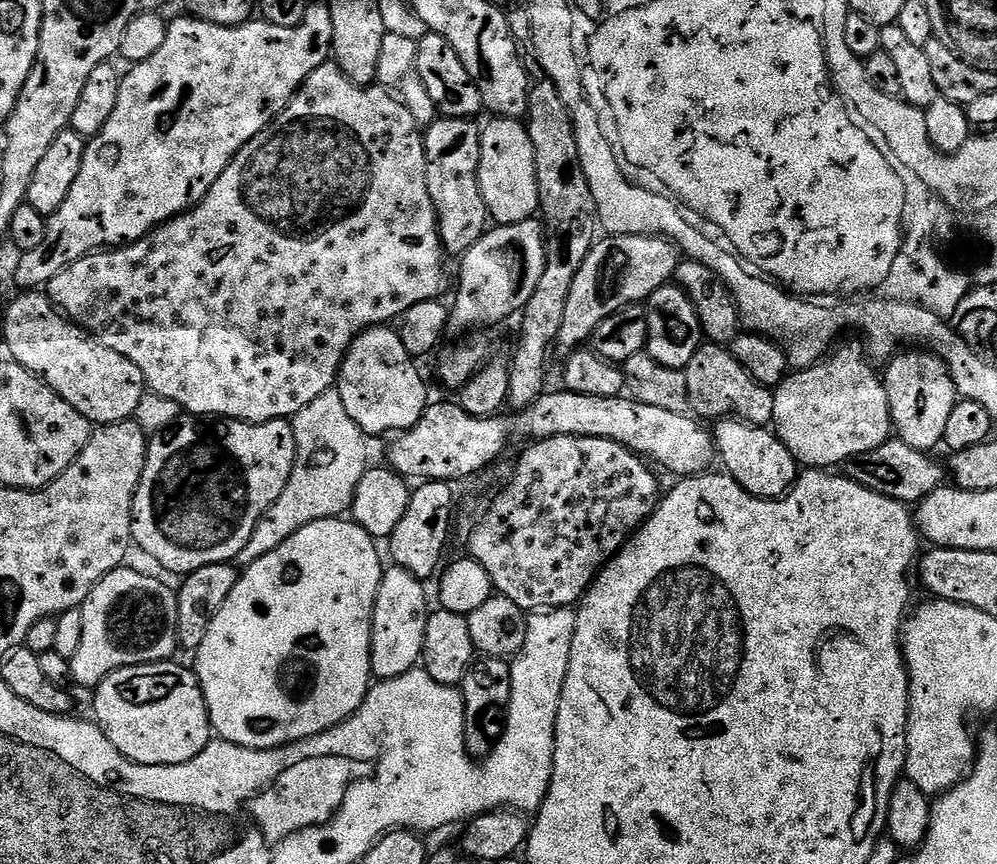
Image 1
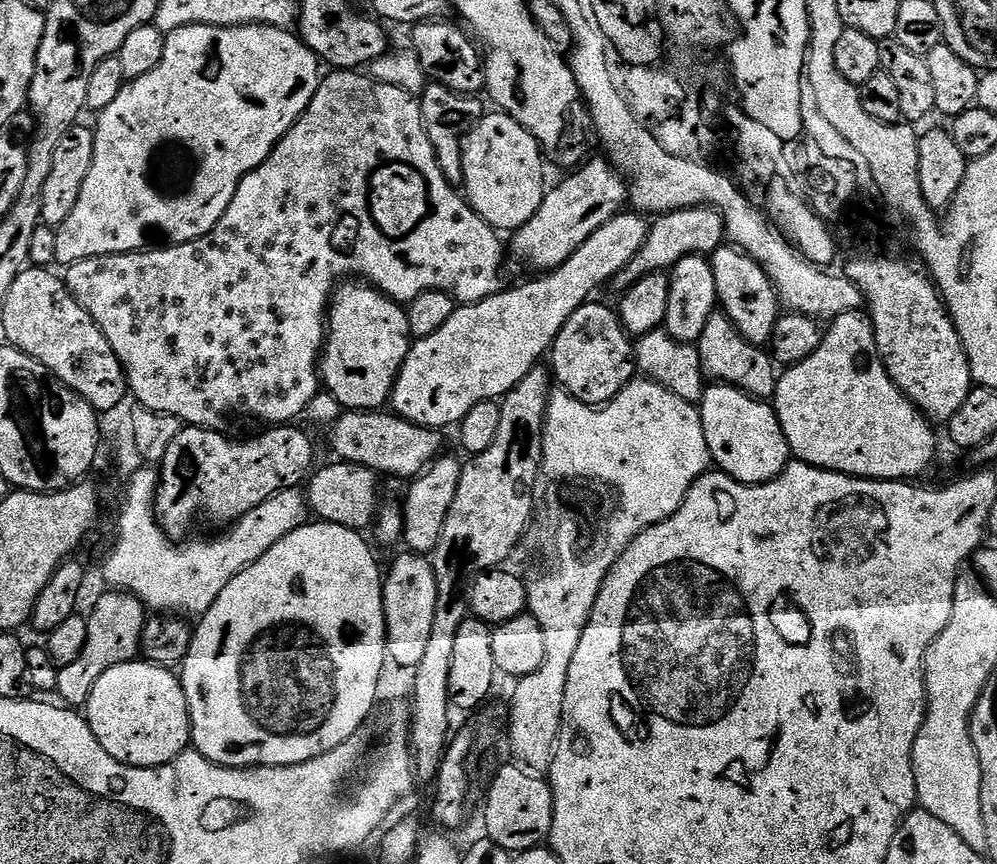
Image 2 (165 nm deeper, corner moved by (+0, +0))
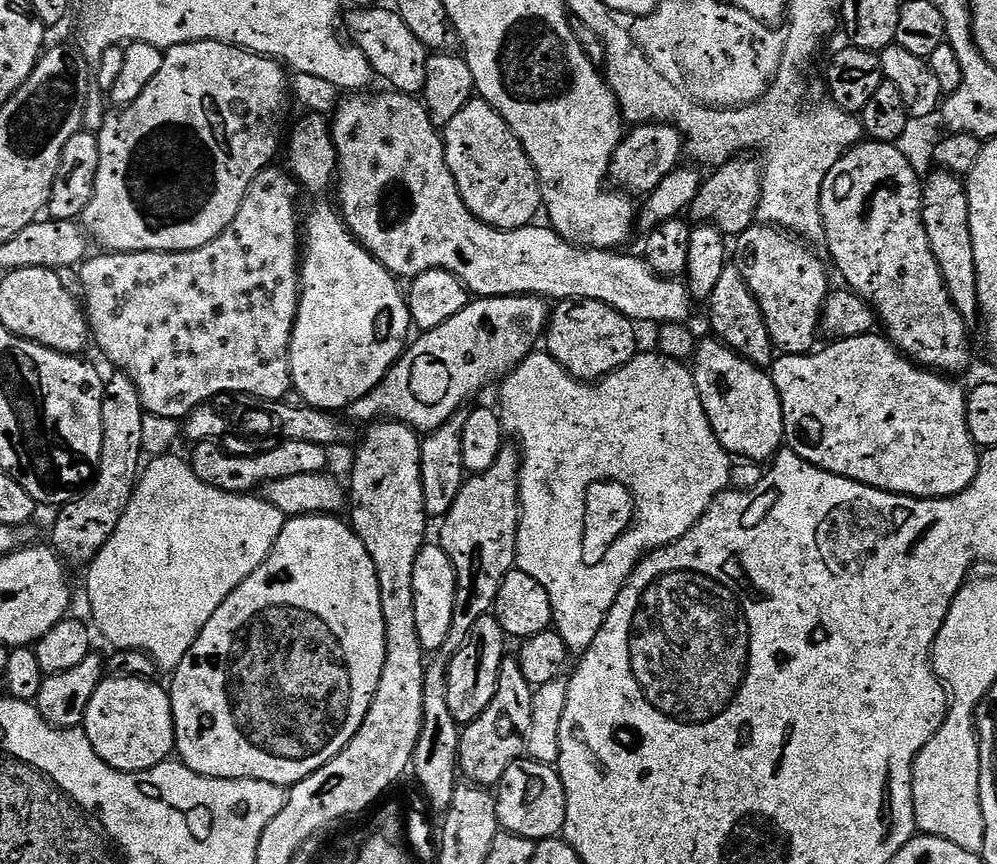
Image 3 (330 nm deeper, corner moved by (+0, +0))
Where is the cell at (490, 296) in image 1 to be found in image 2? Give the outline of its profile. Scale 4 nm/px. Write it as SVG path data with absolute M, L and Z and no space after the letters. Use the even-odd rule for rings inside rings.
M607 158L589 159L569 176L572 177L562 181L557 188L549 187L545 191L538 214L534 214L526 226L517 228L511 237L511 255L513 252L522 263L537 268L535 271L540 274L566 263L570 254L574 254L574 250L578 250L578 246L582 246L582 242L586 242L598 226L620 215L629 203L629 181L613 168L612 161ZM584 192L588 192L588 200Z

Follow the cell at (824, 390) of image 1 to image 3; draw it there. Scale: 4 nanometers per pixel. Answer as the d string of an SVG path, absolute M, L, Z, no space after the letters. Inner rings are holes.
M869 334L862 338L837 340L829 343L827 345L829 348L822 349L823 347L821 347L819 350L809 352L806 356L785 356L780 354L773 359L770 375L782 402L784 439L787 447L791 451L797 452L806 462L810 462L830 474L850 478L854 482L877 488L883 492L893 492L899 496L917 496L920 500L937 500L954 494L962 494L962 490L966 490L970 486L970 482L974 482L974 478L978 474L981 457L976 443L970 438L970 430L966 426L966 402L968 397L965 389L960 389L952 381L955 379L915 364L903 352L896 350L887 335L876 335Z

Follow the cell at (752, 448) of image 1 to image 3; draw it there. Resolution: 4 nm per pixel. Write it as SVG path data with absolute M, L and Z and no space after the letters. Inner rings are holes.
M701 339L695 349L692 377L718 442L733 458L771 461L785 443L784 411L771 375L765 369L755 368L722 341L707 339Z

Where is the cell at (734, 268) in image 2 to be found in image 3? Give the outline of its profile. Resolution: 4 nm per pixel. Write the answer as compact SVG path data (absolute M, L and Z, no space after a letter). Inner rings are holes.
M759 222L734 240L734 262L740 267L742 278L746 278L746 286L750 286L754 298L758 298L758 306L762 306L762 318L766 318L773 349L785 356L806 356L817 347L816 336L820 332L820 318L824 315L830 285L828 272L812 248L815 247L811 243L785 232L783 228Z

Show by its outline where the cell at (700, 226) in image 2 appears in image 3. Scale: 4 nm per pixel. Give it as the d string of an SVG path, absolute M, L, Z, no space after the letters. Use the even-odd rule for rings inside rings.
M733 158L715 169L712 177L705 179L698 190L698 198L694 198L690 209L693 221L712 224L725 237L741 236L747 228L757 223L756 211L760 205L762 194L762 168L759 163L748 158Z

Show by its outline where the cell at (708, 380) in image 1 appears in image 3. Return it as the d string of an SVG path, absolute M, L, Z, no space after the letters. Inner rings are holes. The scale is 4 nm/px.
M730 262L722 270L714 294L706 301L708 320L712 323L711 335L730 346L742 358L746 358L755 368L771 369L774 359L772 335L766 326L766 318L762 318L762 306L758 306L758 298L746 286L746 278L742 278L740 267Z

